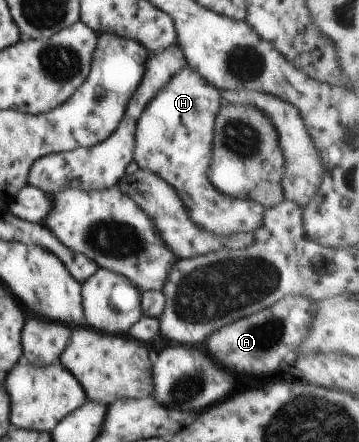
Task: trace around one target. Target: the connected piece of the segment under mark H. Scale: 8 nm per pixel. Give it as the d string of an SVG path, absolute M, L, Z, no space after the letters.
M190 66L179 70L140 115L132 159L176 189L188 216L202 230L213 235L253 232L263 225L265 208L252 199L223 195L208 178L214 123L222 103L221 92Z

